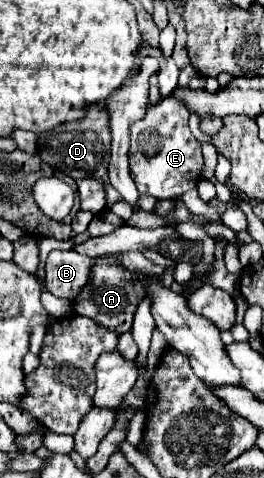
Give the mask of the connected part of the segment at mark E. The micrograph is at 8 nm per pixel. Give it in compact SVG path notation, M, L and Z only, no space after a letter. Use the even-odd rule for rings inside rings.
M166 98L156 106L148 106L146 116L130 126L130 146L152 146L152 156L142 150L130 152L130 174L140 194L150 194L160 200L176 200L186 190L196 188L204 158L200 142L188 128L188 116L190 112L186 112L182 104L174 104L174 100Z

